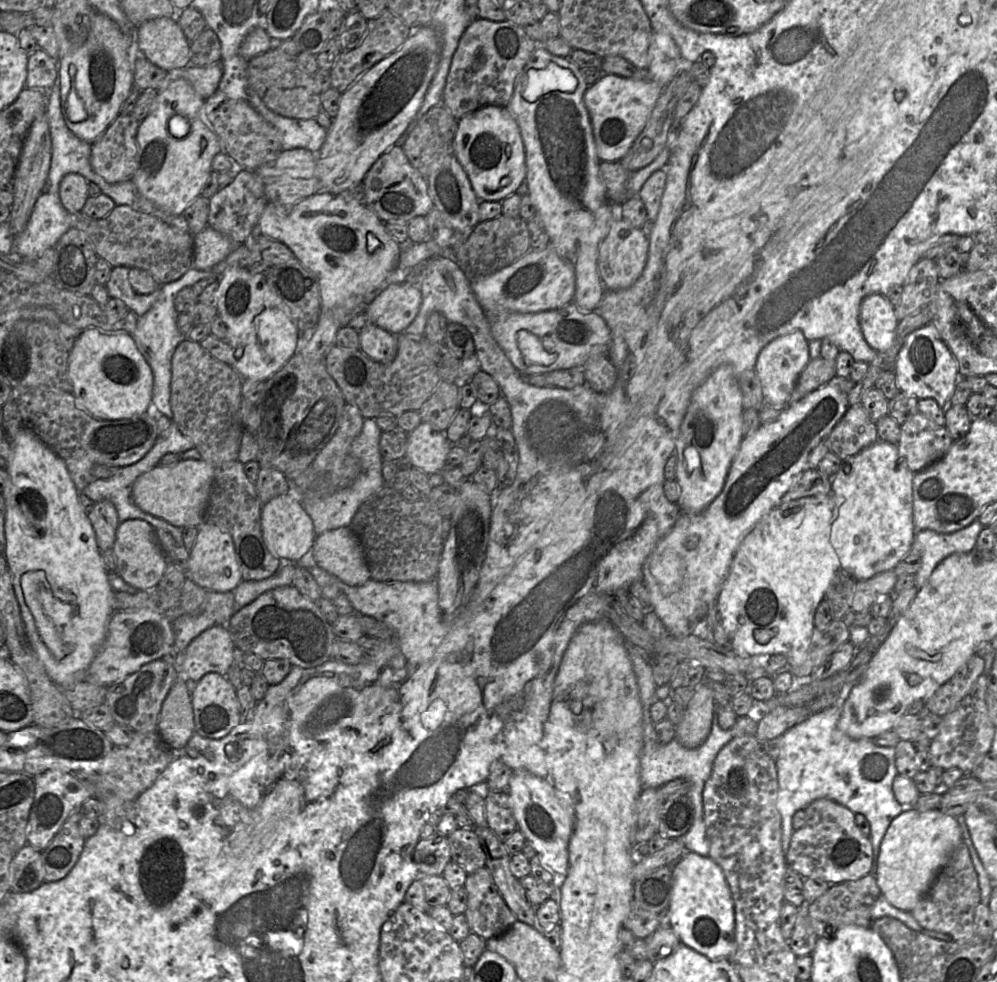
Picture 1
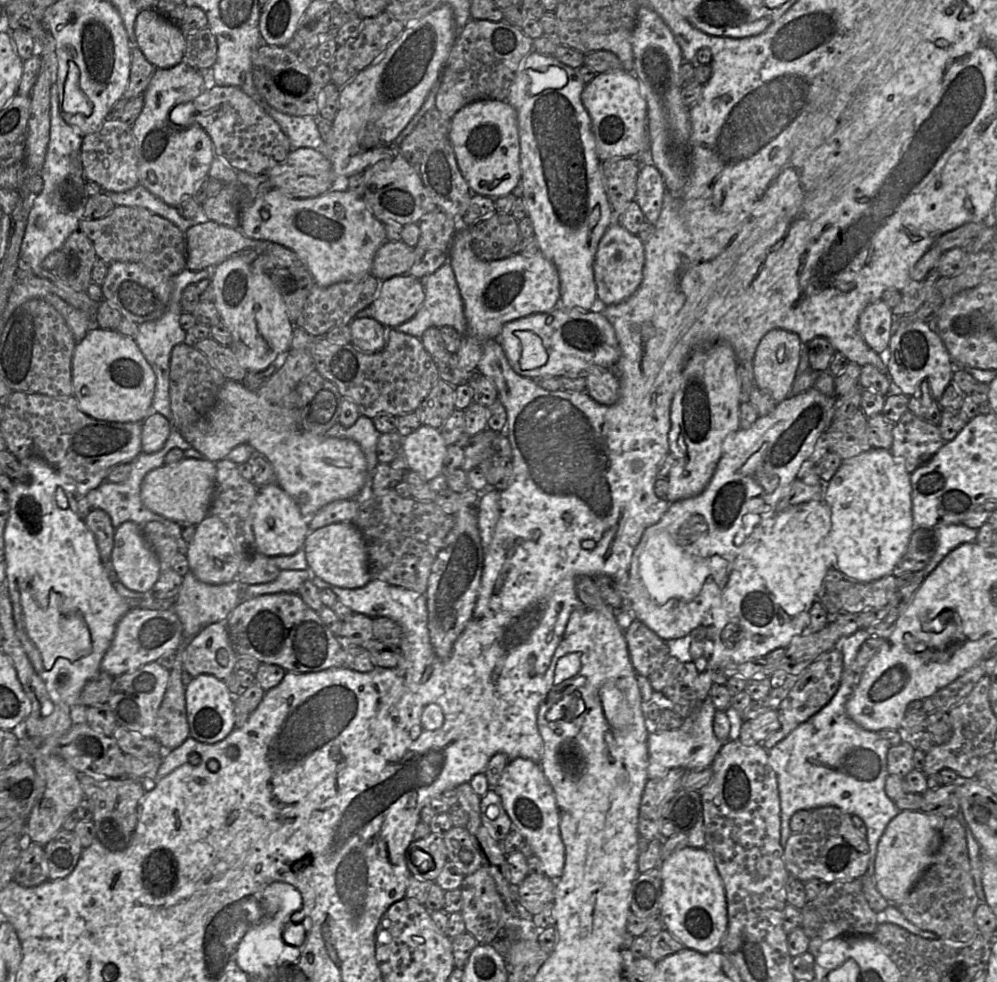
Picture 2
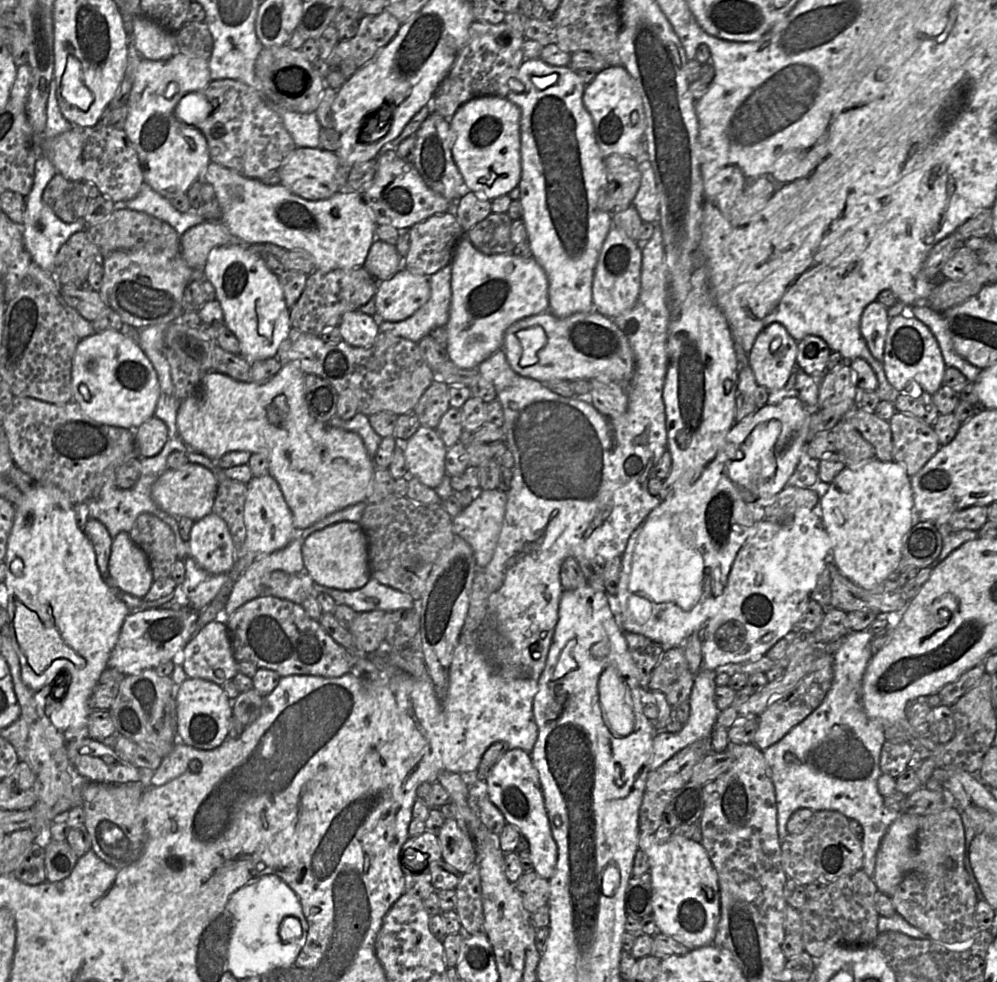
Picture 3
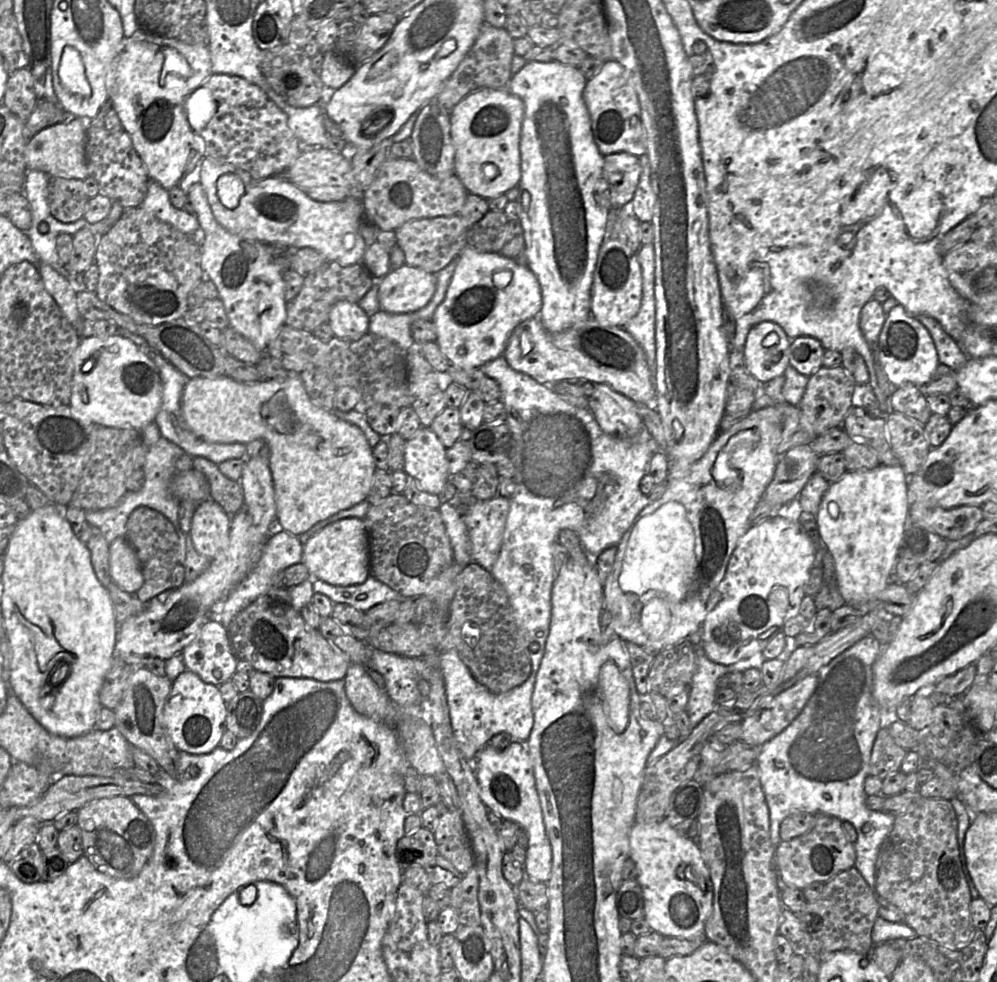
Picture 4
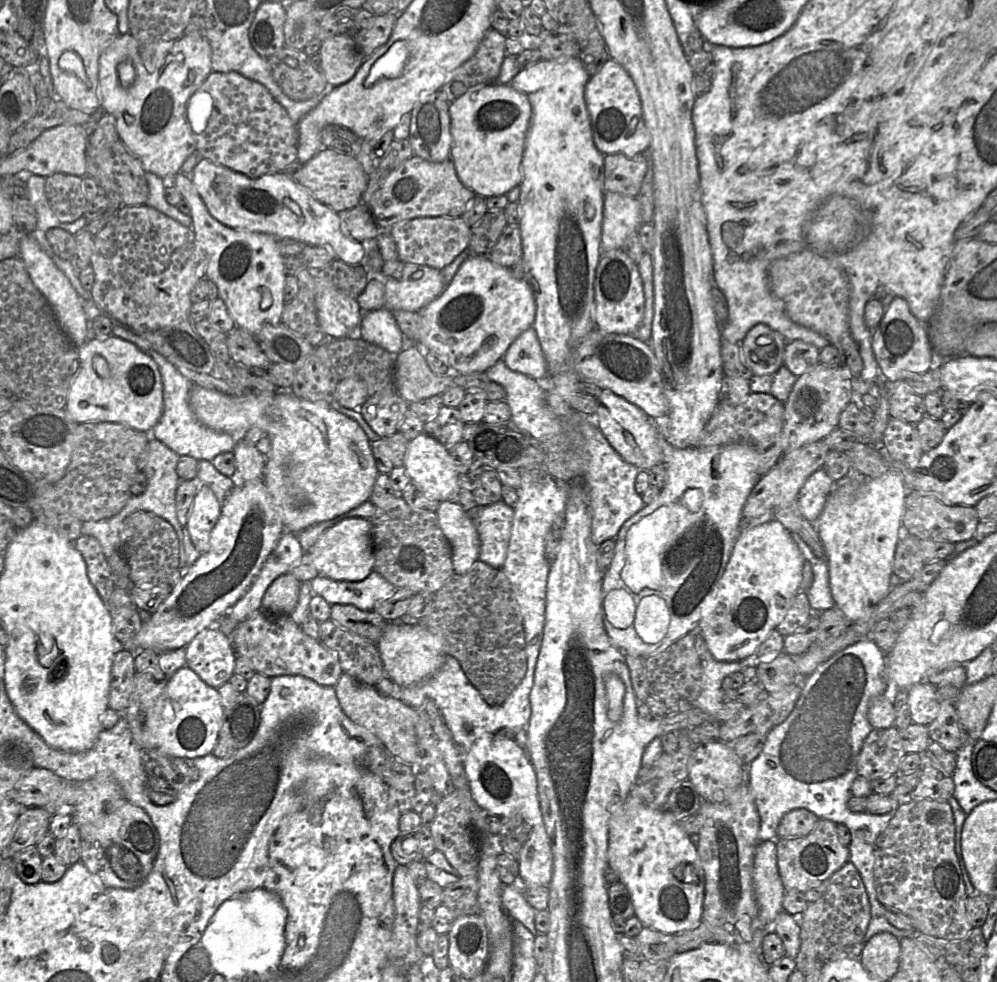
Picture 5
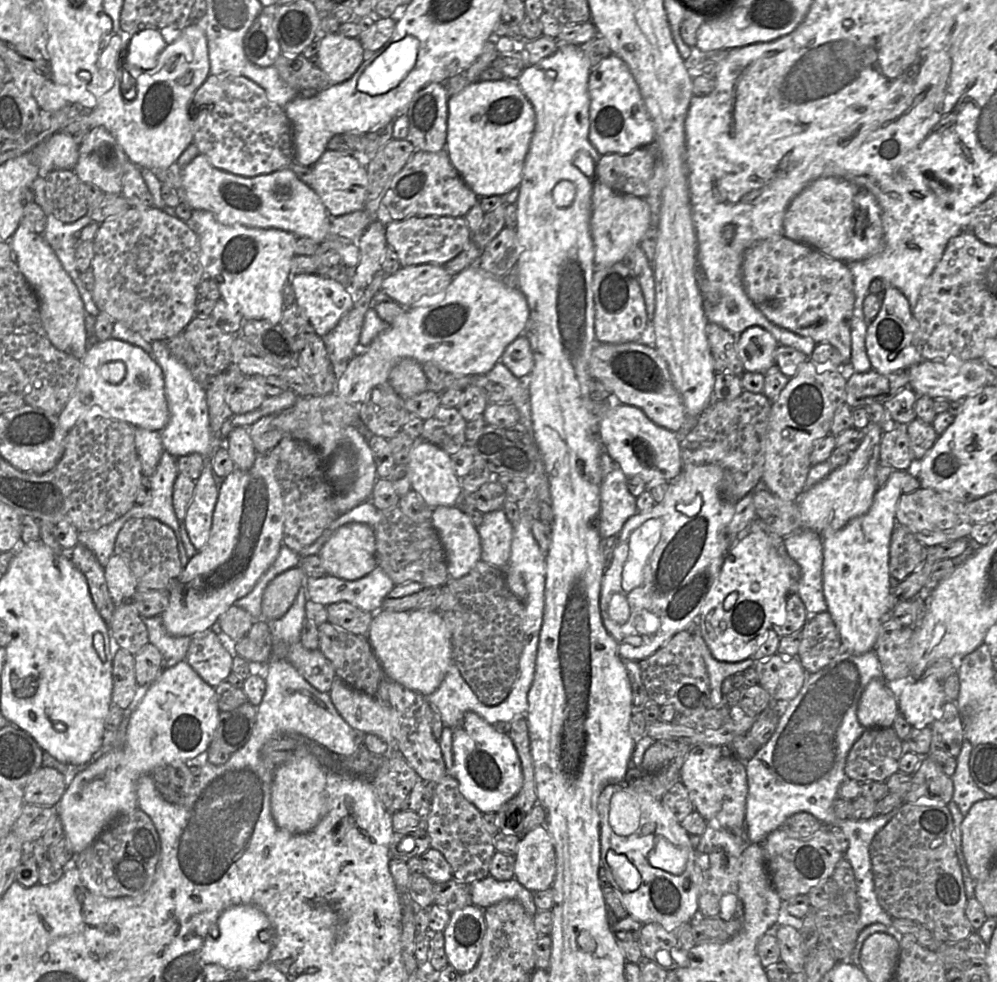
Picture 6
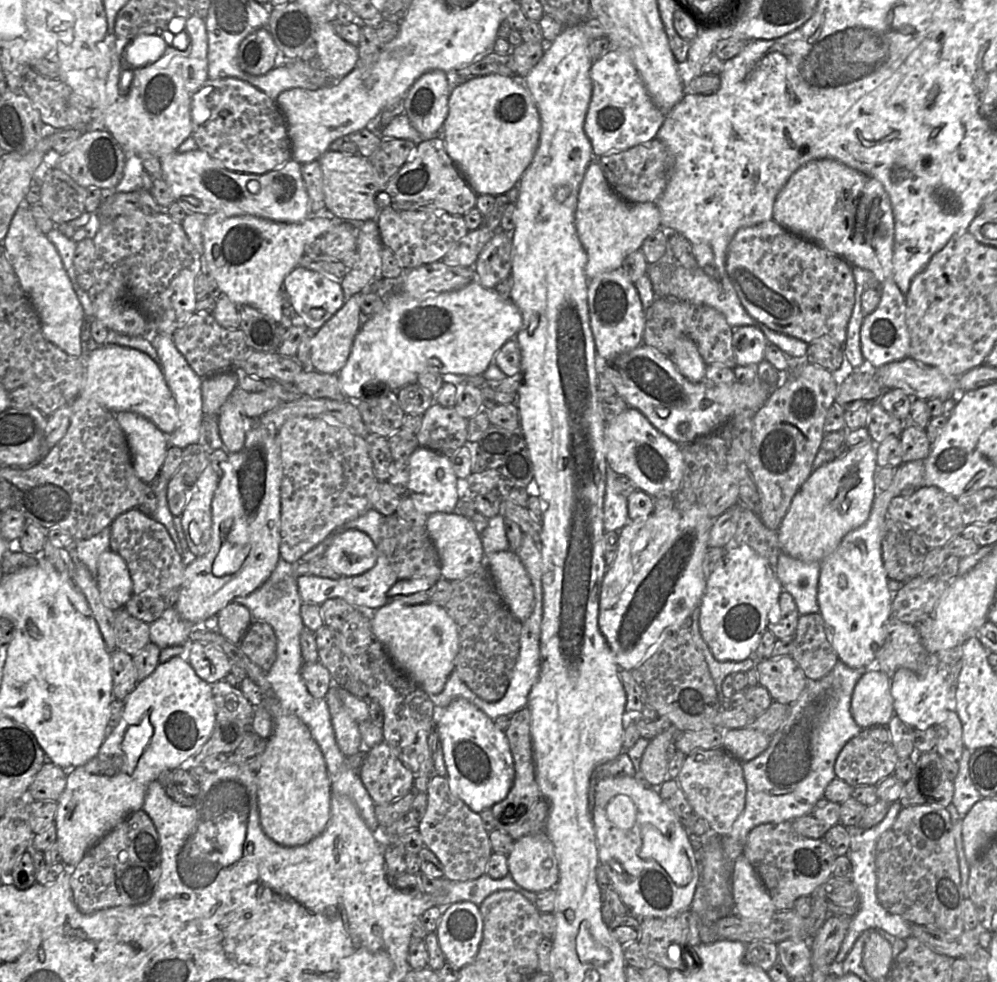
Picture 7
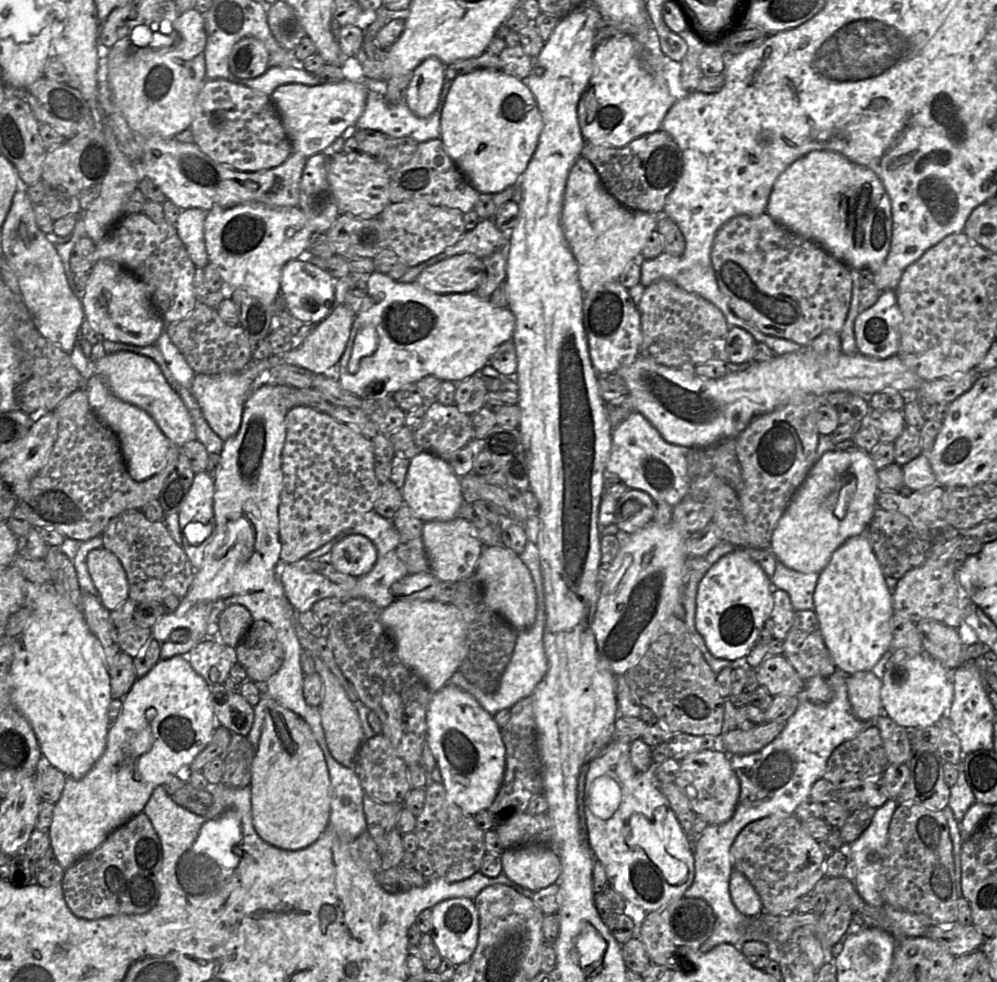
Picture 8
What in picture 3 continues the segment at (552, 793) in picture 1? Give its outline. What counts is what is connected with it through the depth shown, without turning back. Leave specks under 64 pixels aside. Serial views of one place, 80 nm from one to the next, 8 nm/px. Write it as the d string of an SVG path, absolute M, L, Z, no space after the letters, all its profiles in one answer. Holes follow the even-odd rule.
M510 748L491 768L485 781L487 796L501 811L506 823L516 827L527 838L534 872L550 879L556 869L557 845L551 833L538 771L533 766L530 753Z

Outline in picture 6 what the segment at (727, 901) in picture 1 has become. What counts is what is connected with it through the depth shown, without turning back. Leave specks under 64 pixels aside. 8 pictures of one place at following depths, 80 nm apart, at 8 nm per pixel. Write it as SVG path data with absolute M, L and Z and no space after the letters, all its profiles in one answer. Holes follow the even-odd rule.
M610 783L599 795L597 810L600 817L601 865L606 869L612 885L622 894L628 914L642 924L658 923L668 931L697 917L702 872L696 862L689 833L662 801L628 784Z

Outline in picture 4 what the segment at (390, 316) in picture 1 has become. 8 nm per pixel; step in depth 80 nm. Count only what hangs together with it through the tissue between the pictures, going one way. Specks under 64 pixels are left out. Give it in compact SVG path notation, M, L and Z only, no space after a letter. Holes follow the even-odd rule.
M405 263L378 281L380 308L395 314L420 310L430 302L436 286L436 274Z

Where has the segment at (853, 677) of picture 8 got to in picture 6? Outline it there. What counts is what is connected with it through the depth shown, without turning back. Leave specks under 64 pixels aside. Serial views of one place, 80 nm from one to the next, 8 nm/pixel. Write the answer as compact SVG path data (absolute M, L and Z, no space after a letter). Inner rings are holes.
M882 678L871 680L857 707L857 718L866 729L892 727L898 713L898 701Z

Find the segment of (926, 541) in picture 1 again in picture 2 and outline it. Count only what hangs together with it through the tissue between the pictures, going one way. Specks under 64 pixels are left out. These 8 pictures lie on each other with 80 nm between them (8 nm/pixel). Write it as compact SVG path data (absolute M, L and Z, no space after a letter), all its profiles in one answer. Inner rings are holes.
M963 524L938 526L933 529L938 540L937 550L929 564L922 571L915 572L924 578L928 577L952 550L964 543L974 542L977 537L976 529Z

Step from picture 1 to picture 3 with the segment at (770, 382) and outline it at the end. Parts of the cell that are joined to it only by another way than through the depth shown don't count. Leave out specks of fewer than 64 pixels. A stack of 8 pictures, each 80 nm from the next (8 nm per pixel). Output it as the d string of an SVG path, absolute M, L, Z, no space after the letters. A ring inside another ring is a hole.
M779 323L763 329L748 353L756 382L768 391L783 389L796 365L797 344Z

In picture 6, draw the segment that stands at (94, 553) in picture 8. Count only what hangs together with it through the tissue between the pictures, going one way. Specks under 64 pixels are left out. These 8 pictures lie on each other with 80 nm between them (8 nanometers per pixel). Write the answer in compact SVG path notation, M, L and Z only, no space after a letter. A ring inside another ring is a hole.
M113 554L104 567L104 574L114 604L130 601L136 591L136 581L127 563Z

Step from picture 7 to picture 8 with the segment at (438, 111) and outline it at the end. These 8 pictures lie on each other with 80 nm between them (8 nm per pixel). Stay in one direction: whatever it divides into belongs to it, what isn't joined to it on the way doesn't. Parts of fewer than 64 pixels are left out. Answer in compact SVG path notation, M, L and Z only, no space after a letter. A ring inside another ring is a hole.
M436 57L422 61L412 72L406 103L416 116L425 118L437 108L446 65Z

